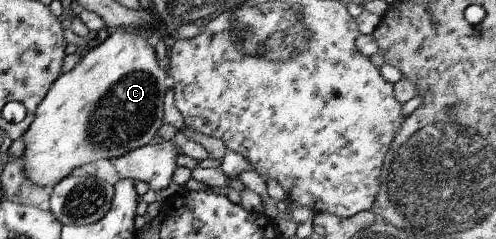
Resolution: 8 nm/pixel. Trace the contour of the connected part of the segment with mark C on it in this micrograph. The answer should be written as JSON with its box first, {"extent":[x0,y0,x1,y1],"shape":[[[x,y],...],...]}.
{"extent":[20,29,169,187],"shape":[[[116,29],[114,32],[110,32],[109,36],[103,40],[98,46],[91,48],[80,61],[71,68],[71,70],[65,71],[50,84],[47,89],[45,96],[38,102],[35,107],[33,120],[29,123],[27,130],[20,136],[23,140],[23,150],[22,150],[22,171],[26,176],[26,179],[33,183],[34,185],[44,187],[47,184],[57,184],[62,178],[65,178],[71,172],[76,172],[79,166],[87,164],[87,162],[97,162],[97,160],[109,160],[119,158],[136,148],[146,145],[153,135],[156,134],[159,127],[162,125],[162,98],[164,97],[164,92],[167,89],[167,84],[169,83],[169,76],[167,72],[164,71],[163,67],[158,64],[155,59],[155,53],[153,47],[149,46],[147,39],[150,32],[145,29]]]}

